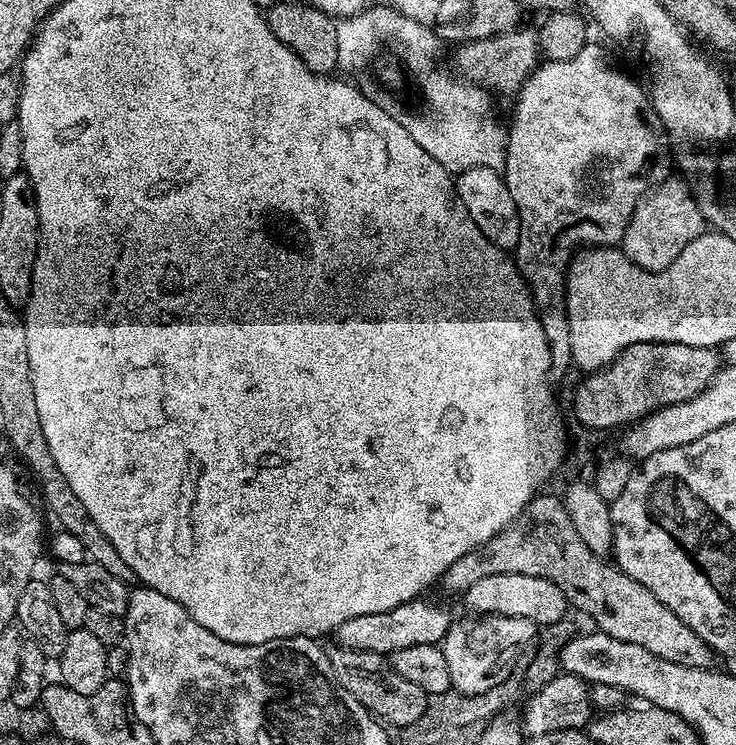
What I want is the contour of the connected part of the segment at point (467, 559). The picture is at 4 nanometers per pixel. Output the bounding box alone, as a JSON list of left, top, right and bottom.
[439,495,713,667]

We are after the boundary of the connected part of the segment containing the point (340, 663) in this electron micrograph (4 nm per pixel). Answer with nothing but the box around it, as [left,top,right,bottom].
[331,648,430,729]

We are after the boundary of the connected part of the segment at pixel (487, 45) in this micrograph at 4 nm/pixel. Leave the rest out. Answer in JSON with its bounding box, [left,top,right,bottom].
[455,26,541,97]

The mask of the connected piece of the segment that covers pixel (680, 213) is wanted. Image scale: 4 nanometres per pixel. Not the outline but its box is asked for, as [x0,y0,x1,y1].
[622,179,706,272]

